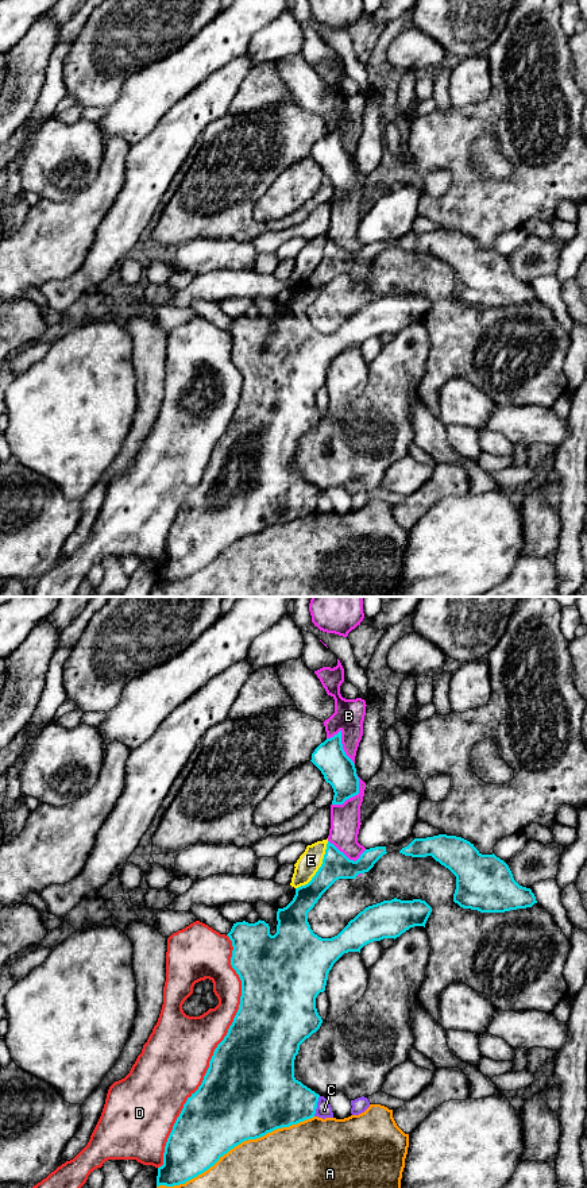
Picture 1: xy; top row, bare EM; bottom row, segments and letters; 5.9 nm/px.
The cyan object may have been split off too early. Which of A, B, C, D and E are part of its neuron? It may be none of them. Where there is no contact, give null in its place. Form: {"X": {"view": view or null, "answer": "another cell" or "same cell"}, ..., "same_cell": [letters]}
{"A": {"view": "xy", "answer": "another cell"}, "B": {"view": "xy", "answer": "another cell"}, "C": {"view": "xy", "answer": "another cell"}, "D": {"view": "xy", "answer": "another cell"}, "E": {"view": "xy", "answer": "another cell"}, "same_cell": []}

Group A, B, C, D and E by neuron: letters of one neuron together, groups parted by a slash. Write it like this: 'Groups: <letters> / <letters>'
Groups: A / B / C / D / E

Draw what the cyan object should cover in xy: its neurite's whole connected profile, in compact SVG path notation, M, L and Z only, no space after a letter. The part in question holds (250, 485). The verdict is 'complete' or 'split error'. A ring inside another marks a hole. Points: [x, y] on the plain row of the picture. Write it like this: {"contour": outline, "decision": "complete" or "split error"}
{"contour": "M328 236L323 259L312 275L296 284L293 296L277 306L277 328L270 329L264 316L233 319L227 329L232 336L231 360L242 375L239 405L224 435L217 440L209 456L209 463L198 485L188 493L167 533L163 560L158 563L157 582L174 582L185 579L213 562L231 544L248 535L256 535L277 524L289 522L316 509L320 490L294 472L294 455L300 440L316 428L323 414L316 404L316 393L325 386L328 369L333 359L348 347L359 347L374 336L397 333L414 321L424 321L432 302L421 294L391 294L366 302L348 320L332 333L321 333L313 328L308 317L308 308L314 302L321 290L339 274L355 274L359 269L368 267L374 259L386 250L386 242L366 244L354 256Z", "decision": "complete"}

